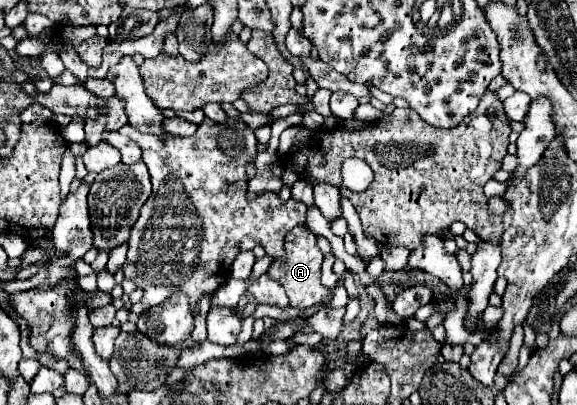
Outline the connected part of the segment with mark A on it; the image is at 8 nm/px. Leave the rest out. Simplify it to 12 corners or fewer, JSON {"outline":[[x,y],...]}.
{"outline":[[307,226],[287,232],[287,254],[267,276],[293,308],[323,302],[323,254]]}

